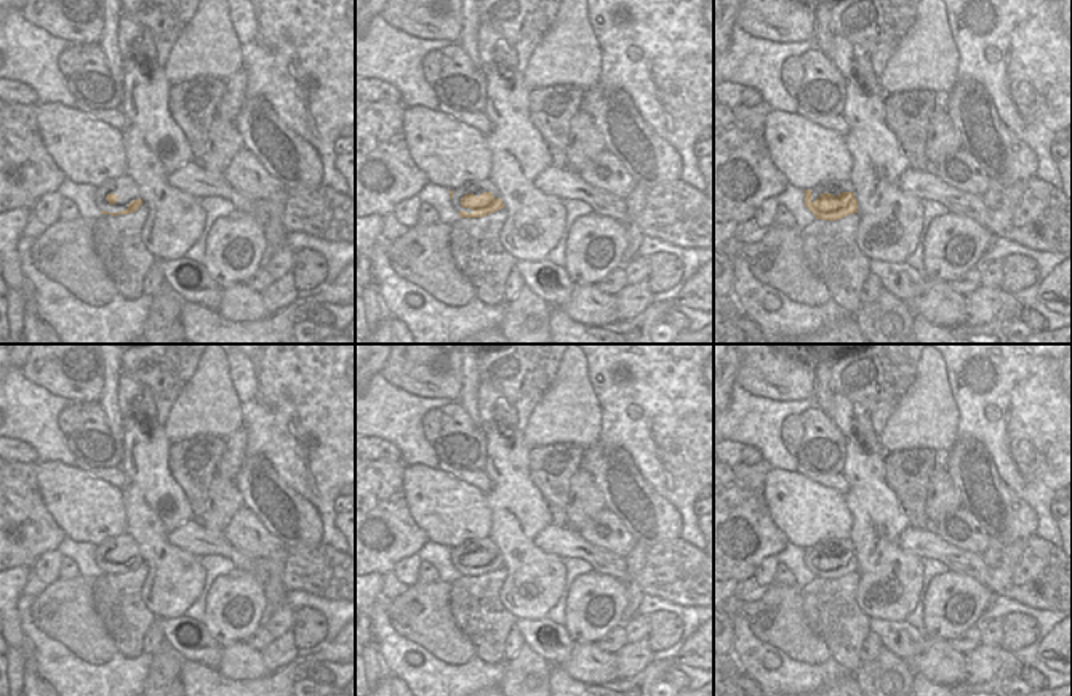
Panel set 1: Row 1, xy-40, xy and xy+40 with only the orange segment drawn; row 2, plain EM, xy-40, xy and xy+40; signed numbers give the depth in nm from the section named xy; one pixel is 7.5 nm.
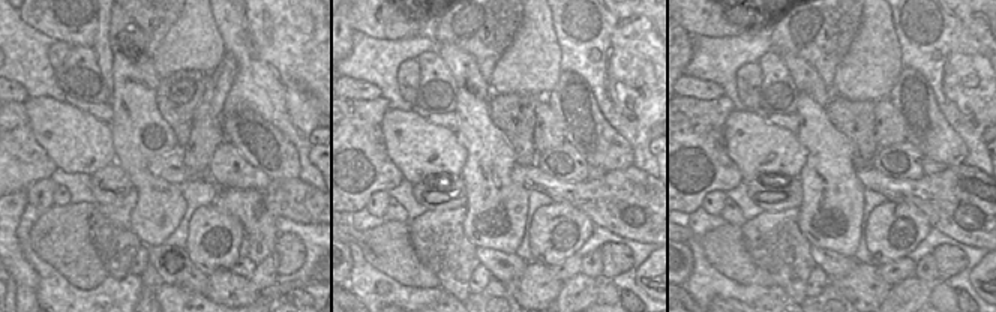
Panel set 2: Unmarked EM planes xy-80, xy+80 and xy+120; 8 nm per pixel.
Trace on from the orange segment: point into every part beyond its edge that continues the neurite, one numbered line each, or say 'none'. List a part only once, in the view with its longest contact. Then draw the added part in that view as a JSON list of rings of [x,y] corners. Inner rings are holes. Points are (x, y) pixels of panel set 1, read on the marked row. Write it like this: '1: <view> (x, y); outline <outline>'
1: xy (476, 188); outline [[[483,179],[483,181],[467,181],[458,187],[453,189],[453,198],[451,203],[454,206],[454,210],[459,211],[466,211],[466,213],[474,213],[470,208],[462,208],[461,206],[461,198],[466,194],[474,194],[475,197],[478,197],[483,192],[491,192],[494,198],[501,198],[498,189],[494,187],[491,179]]]

